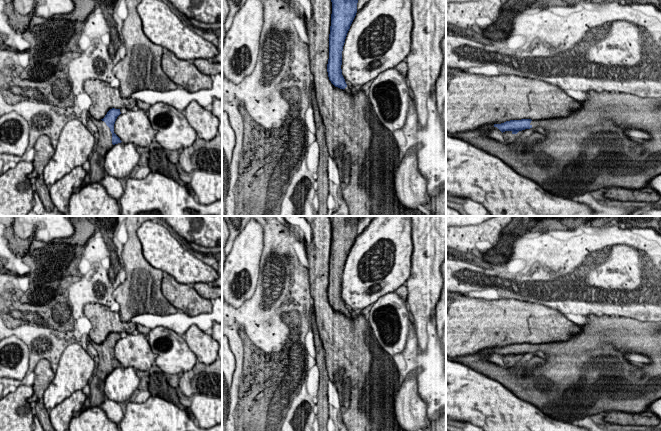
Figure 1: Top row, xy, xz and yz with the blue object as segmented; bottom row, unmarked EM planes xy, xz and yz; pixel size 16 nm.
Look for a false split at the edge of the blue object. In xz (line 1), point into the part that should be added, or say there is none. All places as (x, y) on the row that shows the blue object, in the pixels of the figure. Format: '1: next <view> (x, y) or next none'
1: next none

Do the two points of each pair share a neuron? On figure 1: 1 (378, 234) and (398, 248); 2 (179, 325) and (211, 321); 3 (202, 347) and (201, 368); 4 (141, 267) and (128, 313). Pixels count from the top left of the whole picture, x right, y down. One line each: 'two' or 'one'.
1: one
2: one
3: two
4: one

